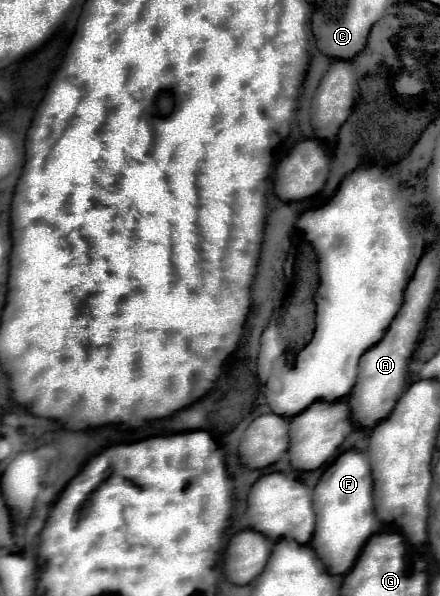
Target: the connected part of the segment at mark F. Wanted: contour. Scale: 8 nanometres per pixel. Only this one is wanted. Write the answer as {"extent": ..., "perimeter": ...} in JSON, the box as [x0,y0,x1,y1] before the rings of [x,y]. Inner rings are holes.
{"extent":[310,449,380,573],"perimeter":[[[348,449],[338,455],[338,459],[322,473],[320,481],[314,487],[314,511],[316,511],[316,529],[310,539],[312,547],[320,551],[320,559],[332,567],[336,573],[346,573],[348,567],[356,561],[360,547],[368,541],[368,535],[374,535],[380,529],[380,521],[374,511],[372,501],[372,471],[366,451]]]}

